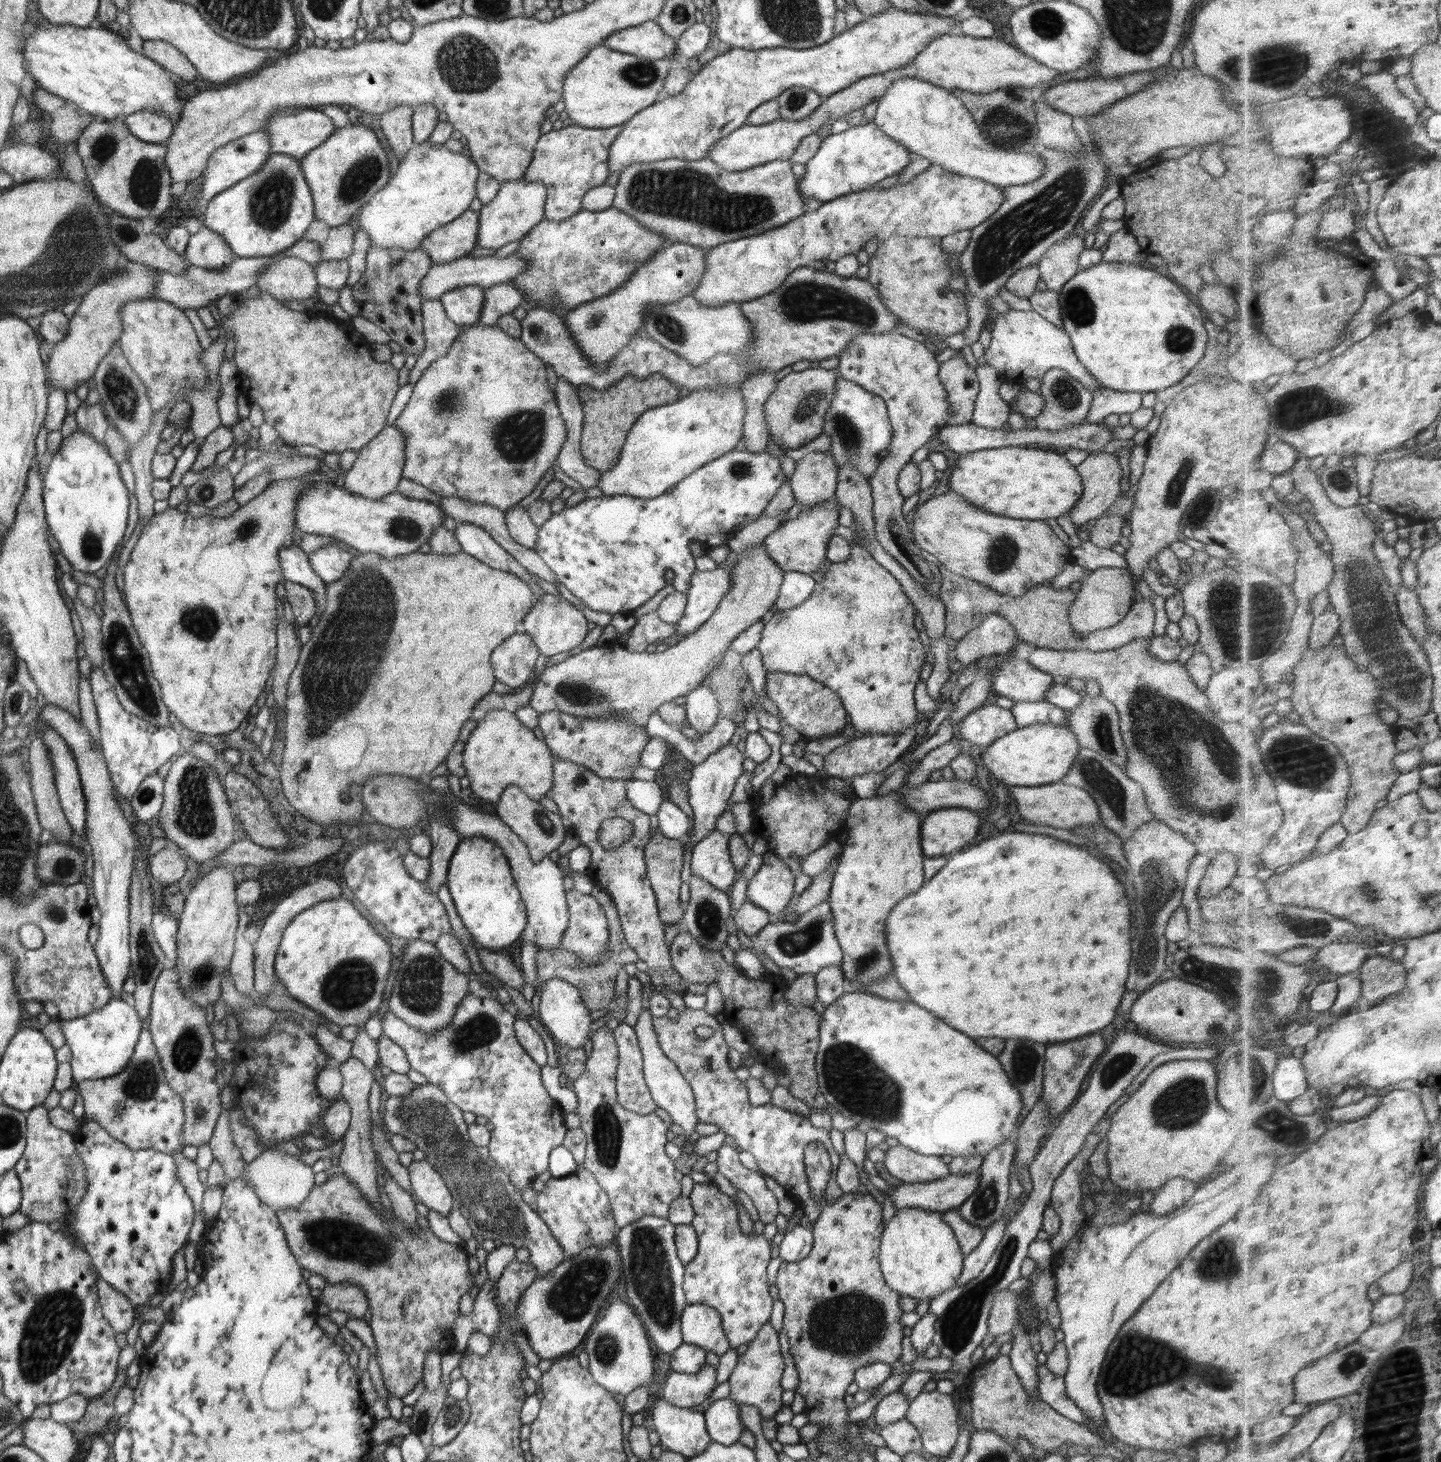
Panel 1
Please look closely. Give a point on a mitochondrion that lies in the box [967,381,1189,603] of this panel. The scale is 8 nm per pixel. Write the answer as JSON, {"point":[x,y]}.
{"point":[1002,556]}

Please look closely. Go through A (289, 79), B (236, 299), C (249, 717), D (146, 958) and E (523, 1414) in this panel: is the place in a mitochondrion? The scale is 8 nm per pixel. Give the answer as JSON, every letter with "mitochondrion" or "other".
{"A":"other","B":"other","C":"other","D":"mitochondrion","E":"other"}

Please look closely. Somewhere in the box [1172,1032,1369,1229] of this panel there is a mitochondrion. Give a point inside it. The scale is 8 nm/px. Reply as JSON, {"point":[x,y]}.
{"point":[1277,1125]}

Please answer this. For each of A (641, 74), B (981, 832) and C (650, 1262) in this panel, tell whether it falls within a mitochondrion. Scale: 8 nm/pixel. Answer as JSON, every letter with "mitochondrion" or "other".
{"A":"mitochondrion","B":"other","C":"mitochondrion"}

